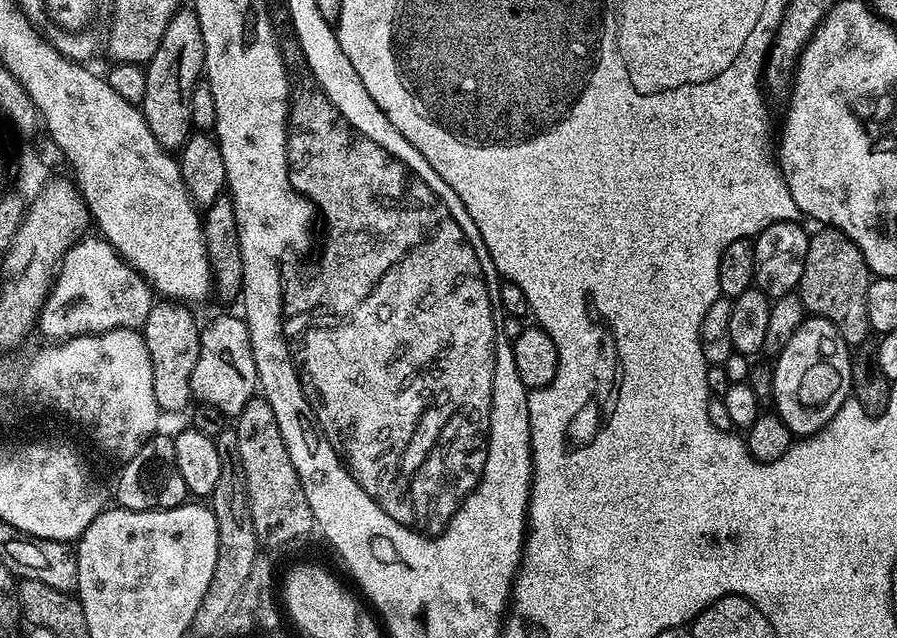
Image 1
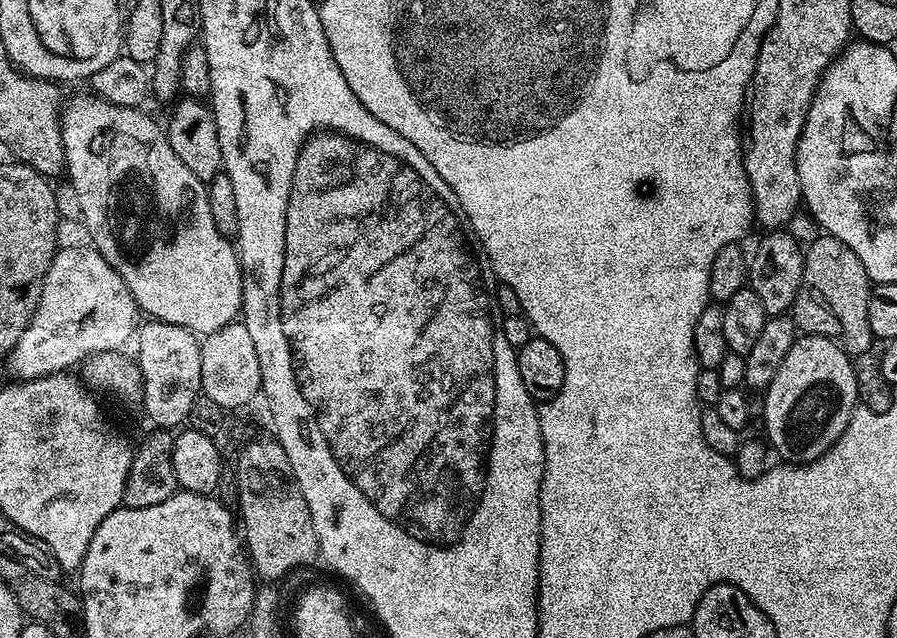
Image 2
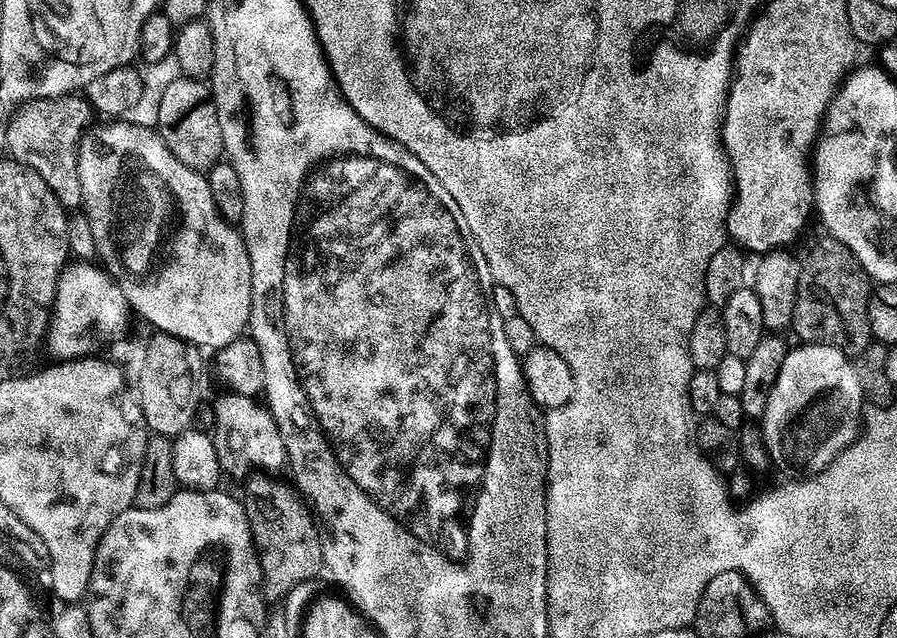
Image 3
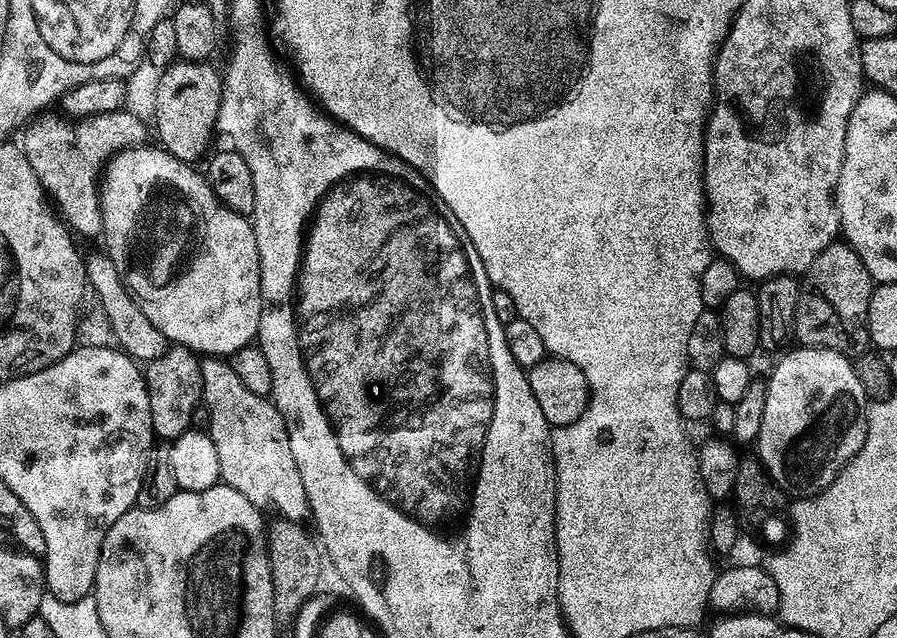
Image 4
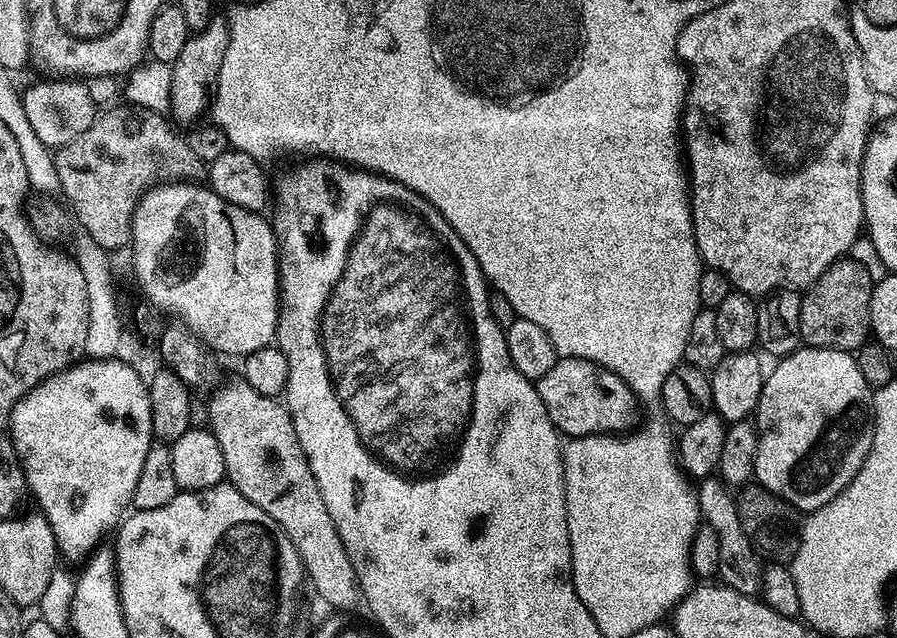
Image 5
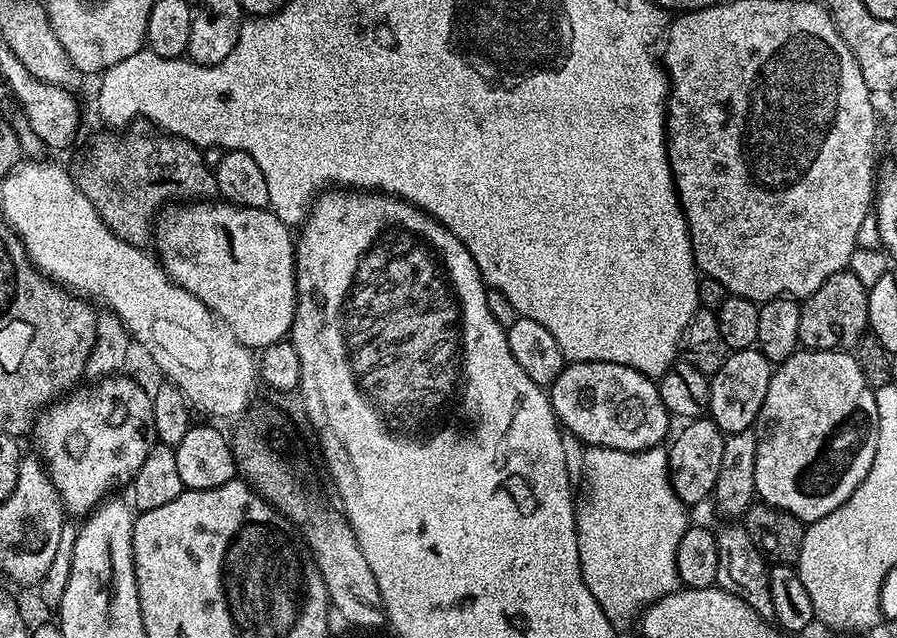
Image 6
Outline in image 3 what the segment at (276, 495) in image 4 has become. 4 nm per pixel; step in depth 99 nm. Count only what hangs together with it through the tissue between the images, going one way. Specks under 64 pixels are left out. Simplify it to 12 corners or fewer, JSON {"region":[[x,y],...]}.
{"region":[[225,393],[210,432],[221,471],[282,468],[285,442],[253,397]]}

